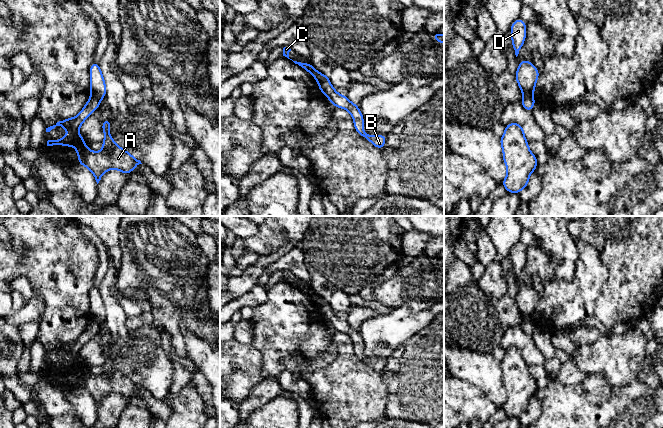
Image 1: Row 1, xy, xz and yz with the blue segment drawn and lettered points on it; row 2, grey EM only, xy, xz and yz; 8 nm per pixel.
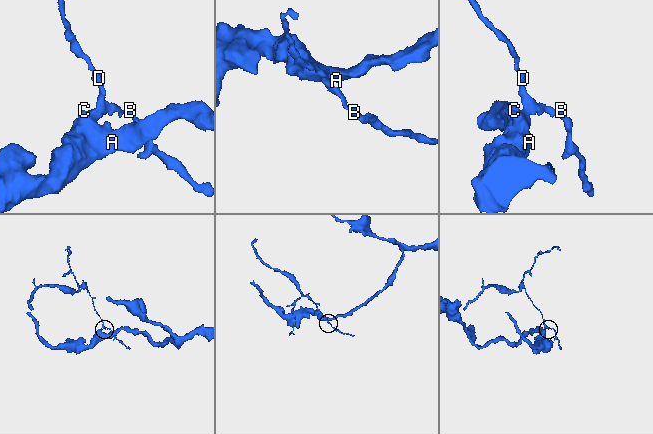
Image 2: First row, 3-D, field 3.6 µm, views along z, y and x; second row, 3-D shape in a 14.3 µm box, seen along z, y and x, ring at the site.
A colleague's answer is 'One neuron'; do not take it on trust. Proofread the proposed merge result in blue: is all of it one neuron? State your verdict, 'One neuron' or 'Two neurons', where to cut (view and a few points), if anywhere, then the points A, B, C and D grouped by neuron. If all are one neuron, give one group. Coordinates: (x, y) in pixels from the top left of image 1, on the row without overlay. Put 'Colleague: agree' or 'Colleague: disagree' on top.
Colleague: disagree
Two neurons. Split along yz (523, 318), (532, 320). Groups: A C / B D

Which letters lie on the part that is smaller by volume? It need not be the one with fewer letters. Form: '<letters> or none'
B, D

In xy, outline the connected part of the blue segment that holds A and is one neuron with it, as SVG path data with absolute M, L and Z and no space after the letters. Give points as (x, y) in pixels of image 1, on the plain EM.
M91 319L76 341L67 342L46 352L46 356L50 356L56 350L61 350L69 356L67 360L63 360L60 364L48 364L47 370L73 370L78 378L78 388L87 391L94 398L97 408L101 404L101 400L108 394L116 393L122 397L129 398L137 389L142 388L140 384L135 383L128 375L114 366L110 360L109 342L102 346L102 353L105 359L102 365L103 373L99 376L94 376L85 370L87 365L80 360L79 352L92 336L99 332L99 329L100 325L94 319Z

